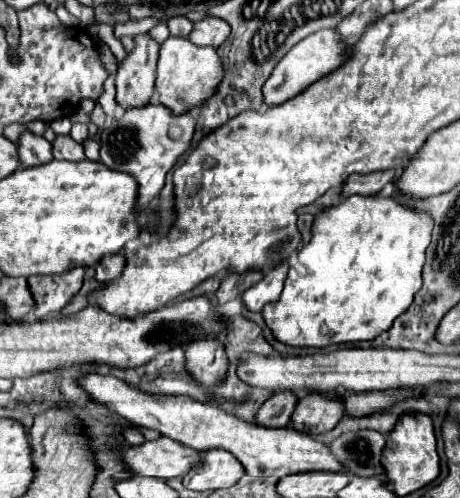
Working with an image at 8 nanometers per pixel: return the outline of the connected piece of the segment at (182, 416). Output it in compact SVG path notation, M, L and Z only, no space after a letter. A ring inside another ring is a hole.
M86 375L78 379L80 385L90 393L92 399L98 403L104 403L110 411L118 413L132 425L150 427L160 431L162 435L168 435L188 447L196 447L198 451L208 449L224 449L230 451L252 477L286 477L292 473L304 473L304 471L340 471L340 463L332 459L332 453L328 451L328 445L314 441L310 435L294 431L290 427L262 427L258 423L246 423L230 413L226 413L220 407L204 405L196 399L190 399L186 395L178 397L162 397L162 395L148 395L140 393L138 389L130 387L128 383L116 379L116 377L102 377L102 375Z

